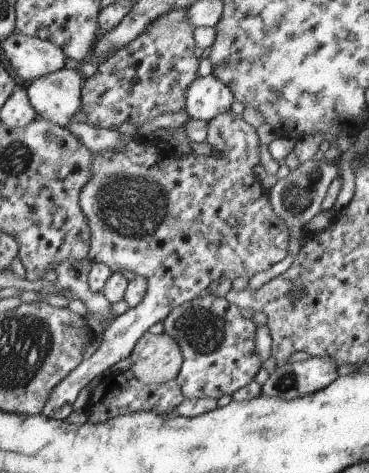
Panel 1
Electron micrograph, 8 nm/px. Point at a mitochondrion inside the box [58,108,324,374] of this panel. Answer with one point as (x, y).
(133, 207)

